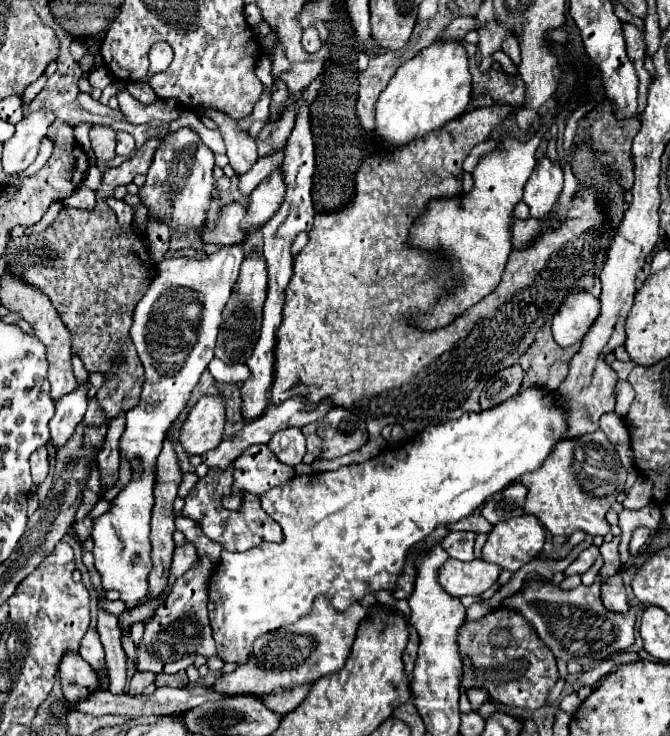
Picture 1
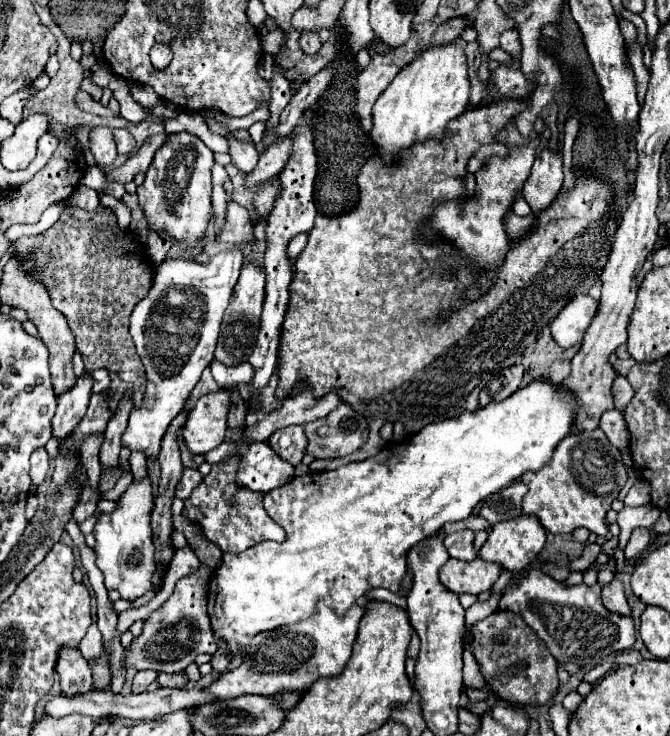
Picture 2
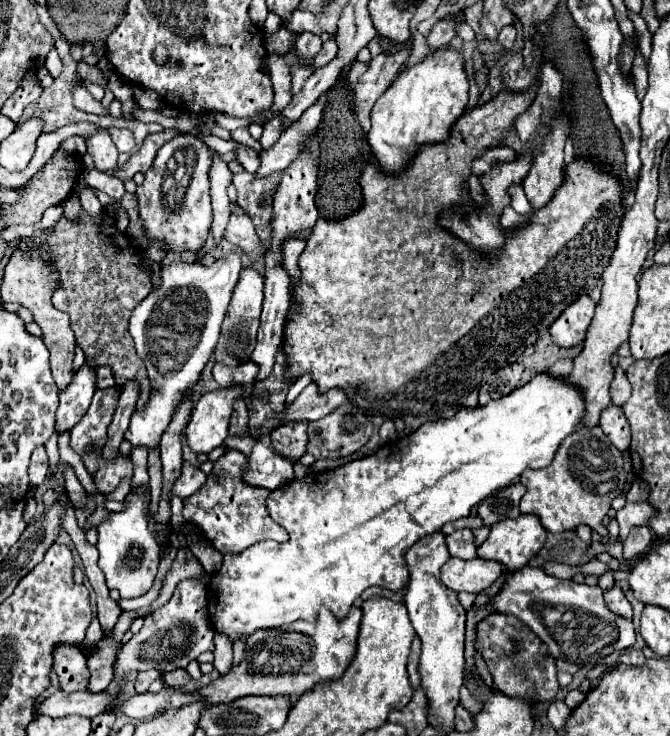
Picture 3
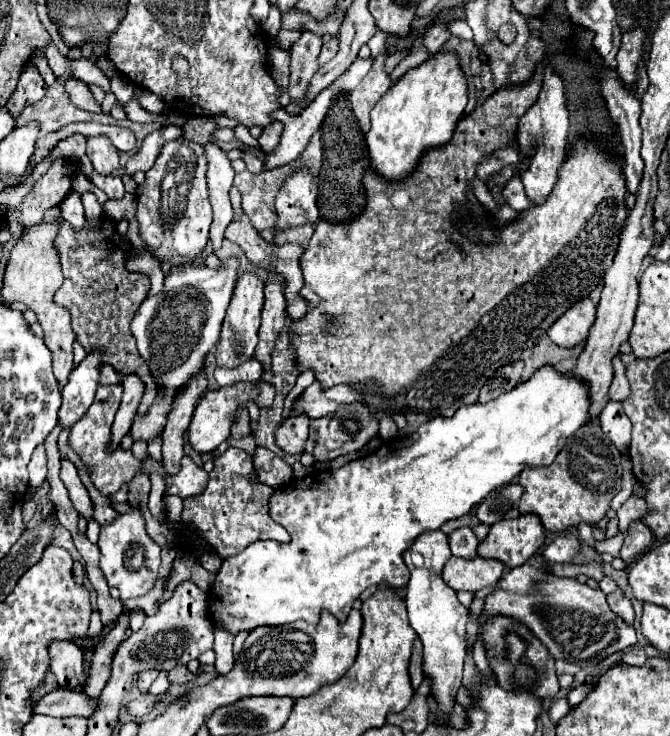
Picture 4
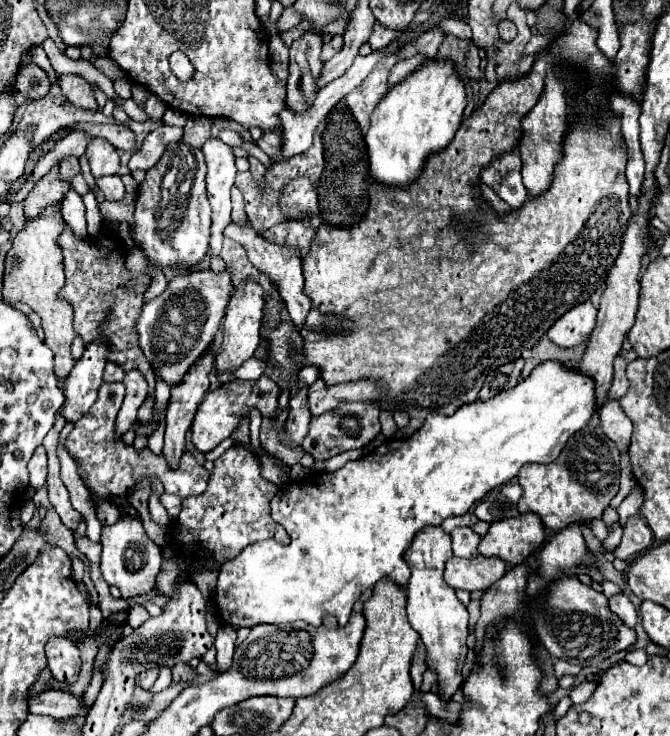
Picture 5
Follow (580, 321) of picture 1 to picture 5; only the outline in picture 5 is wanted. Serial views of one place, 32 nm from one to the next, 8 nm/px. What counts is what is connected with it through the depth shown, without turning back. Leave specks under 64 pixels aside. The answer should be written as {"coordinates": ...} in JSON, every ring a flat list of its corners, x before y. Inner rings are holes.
{"coordinates":[[592,302,578,304,568,312,568,316,562,316,556,320,556,324,548,330,548,338,562,348,572,348,588,342,592,330,596,326,596,308]]}

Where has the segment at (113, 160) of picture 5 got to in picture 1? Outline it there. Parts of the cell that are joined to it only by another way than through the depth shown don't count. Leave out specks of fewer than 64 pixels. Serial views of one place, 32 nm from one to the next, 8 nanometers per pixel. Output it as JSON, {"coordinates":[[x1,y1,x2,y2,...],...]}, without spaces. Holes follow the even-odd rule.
{"coordinates":[[92,126,90,130,90,140,92,140,92,150,96,154,96,160,100,164,110,164,112,158,116,156,116,140,114,140,114,130,110,126]]}

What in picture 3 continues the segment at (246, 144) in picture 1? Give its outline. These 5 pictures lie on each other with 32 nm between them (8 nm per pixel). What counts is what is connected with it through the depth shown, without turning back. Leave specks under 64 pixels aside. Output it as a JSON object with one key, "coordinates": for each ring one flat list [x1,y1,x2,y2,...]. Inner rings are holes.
{"coordinates":[[242,144,236,150,238,150,238,160,244,166,244,170,256,172,260,168,260,158,258,158,258,152,256,150,252,150,248,146,242,146]]}

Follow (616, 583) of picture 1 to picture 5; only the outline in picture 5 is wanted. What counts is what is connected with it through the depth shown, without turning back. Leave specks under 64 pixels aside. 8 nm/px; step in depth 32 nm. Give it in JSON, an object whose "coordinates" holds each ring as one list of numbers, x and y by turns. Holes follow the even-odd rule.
{"coordinates":[[620,594,620,596,610,598,610,610,612,610,628,628,634,628,634,626,638,624,636,608,634,608,634,604,628,600,628,596]]}

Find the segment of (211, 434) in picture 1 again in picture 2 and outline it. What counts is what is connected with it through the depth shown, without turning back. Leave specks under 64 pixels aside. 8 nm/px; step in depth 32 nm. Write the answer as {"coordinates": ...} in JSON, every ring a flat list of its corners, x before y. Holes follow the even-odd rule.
{"coordinates":[[216,390,202,396,190,410,182,438,192,454,206,454,224,442,230,400,230,390]]}

